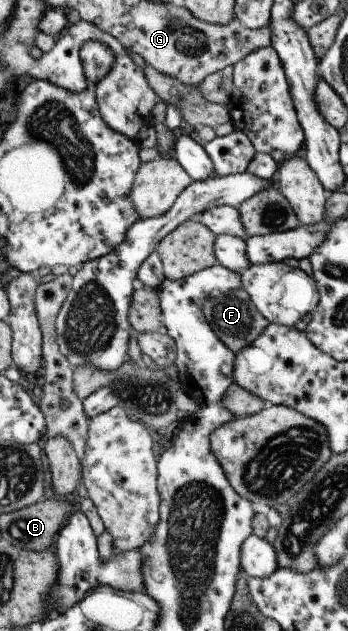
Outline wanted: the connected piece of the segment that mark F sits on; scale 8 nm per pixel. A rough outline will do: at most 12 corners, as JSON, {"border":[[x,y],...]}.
{"border":[[243,288],[208,295],[203,315],[234,354],[269,325]]}

